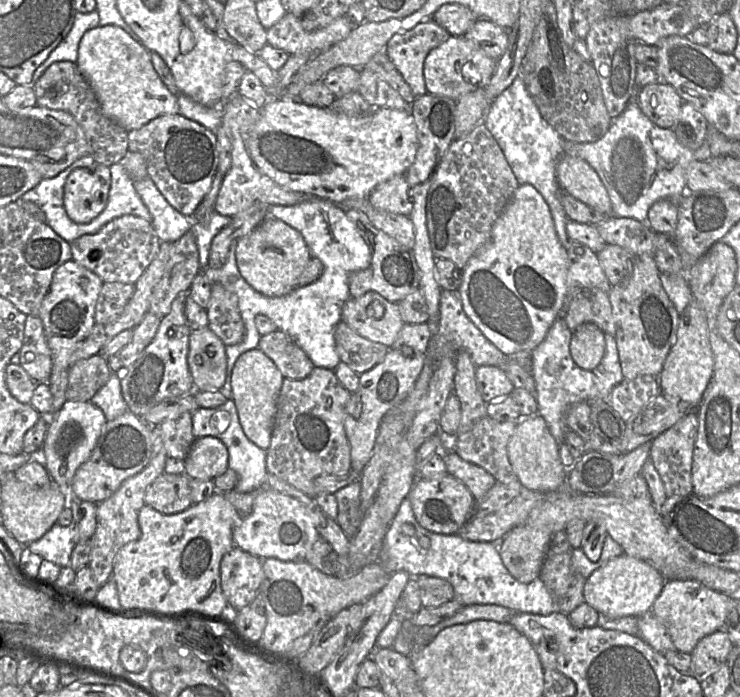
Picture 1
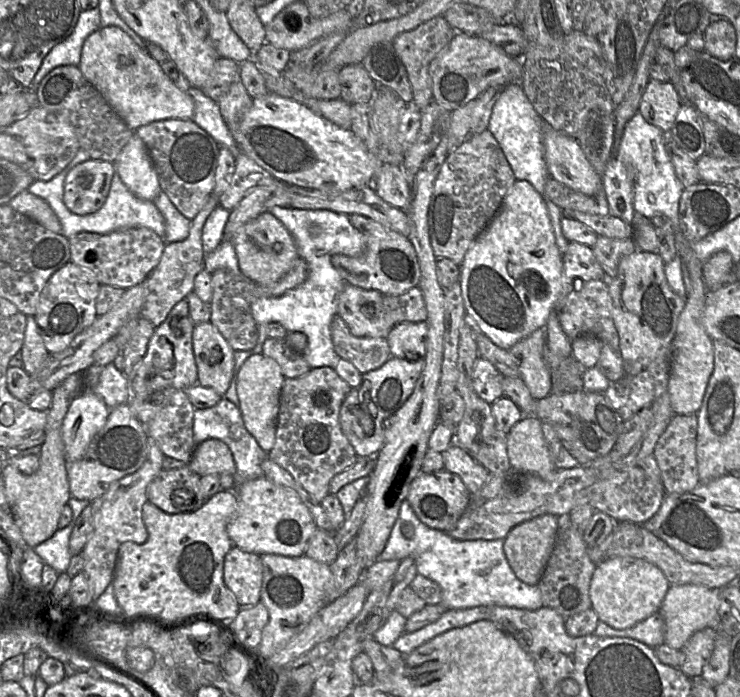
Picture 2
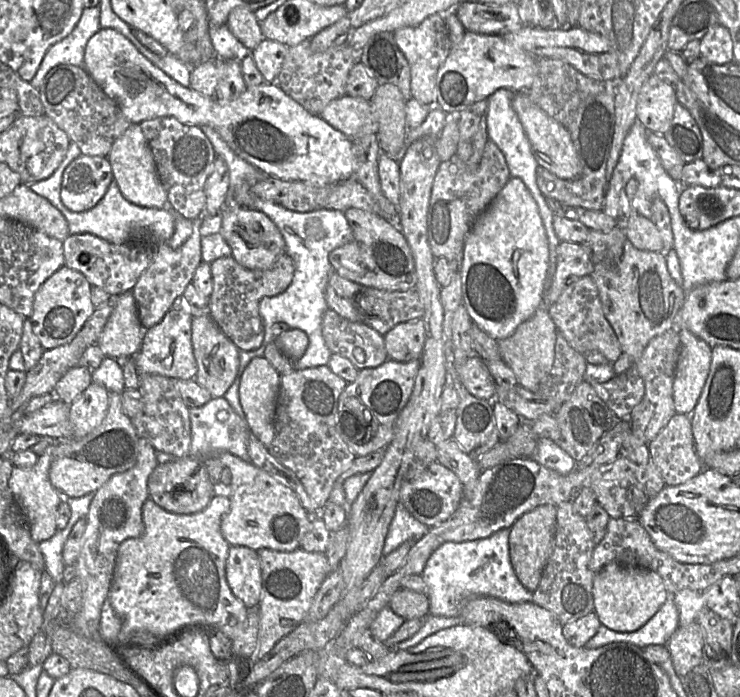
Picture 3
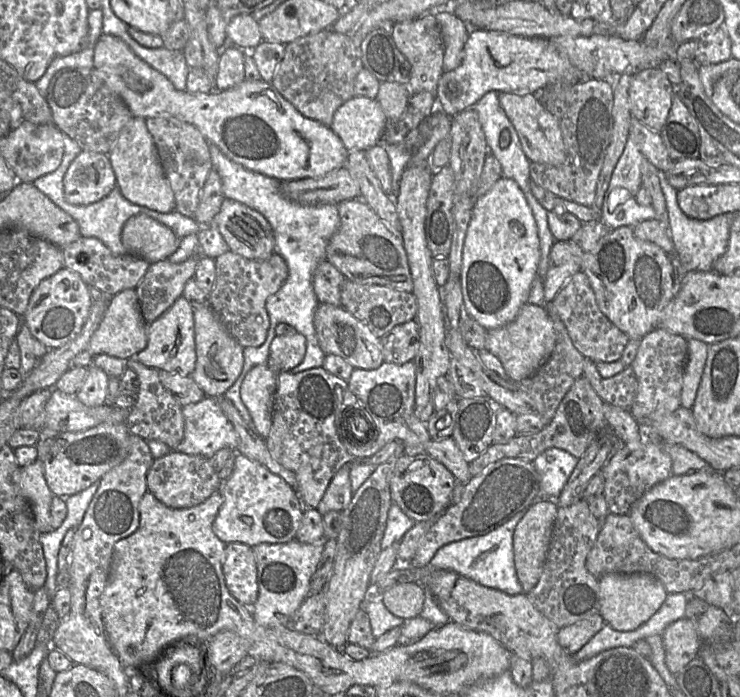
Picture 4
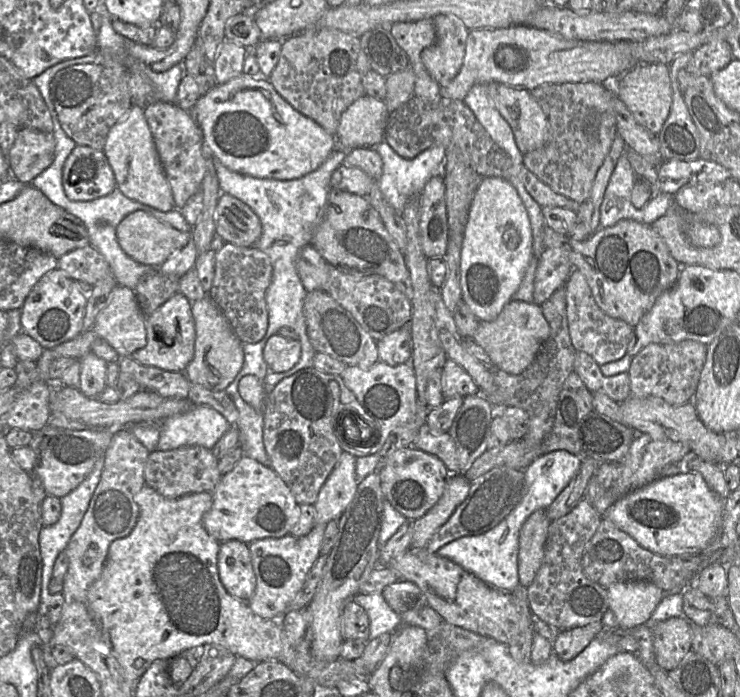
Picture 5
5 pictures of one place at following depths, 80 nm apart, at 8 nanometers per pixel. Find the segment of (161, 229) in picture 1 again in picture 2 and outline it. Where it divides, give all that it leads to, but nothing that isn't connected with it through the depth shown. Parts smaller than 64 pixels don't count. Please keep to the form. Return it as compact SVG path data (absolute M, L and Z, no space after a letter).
M160 192L153 203L165 219L164 241L174 243L185 240L189 235L191 220L179 212L164 192Z

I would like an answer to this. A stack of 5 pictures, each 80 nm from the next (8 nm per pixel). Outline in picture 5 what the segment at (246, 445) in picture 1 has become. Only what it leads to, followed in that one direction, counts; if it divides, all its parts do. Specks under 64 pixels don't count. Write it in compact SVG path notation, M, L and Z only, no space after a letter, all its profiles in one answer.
M194 405L188 412L162 421L156 450L194 445L212 449L230 426L226 418L212 407Z

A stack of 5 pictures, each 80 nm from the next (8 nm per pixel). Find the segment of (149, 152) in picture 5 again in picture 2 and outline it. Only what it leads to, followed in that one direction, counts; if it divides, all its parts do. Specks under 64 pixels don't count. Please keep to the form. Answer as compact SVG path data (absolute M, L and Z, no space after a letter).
M135 133L113 163L122 182L136 196L153 202L163 192L146 145Z

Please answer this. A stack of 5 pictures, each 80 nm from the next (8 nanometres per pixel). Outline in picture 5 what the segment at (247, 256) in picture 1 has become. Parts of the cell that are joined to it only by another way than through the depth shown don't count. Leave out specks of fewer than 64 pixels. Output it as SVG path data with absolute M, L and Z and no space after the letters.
M222 193L216 207L216 233L238 247L254 247L262 234L257 214L244 202Z

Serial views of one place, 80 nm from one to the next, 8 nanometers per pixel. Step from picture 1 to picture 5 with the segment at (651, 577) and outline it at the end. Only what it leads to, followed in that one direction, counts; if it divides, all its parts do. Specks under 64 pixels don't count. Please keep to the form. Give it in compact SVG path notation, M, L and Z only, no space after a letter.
M645 580L621 581L607 589L608 609L614 614L619 629L632 630L644 624L663 599L665 592L652 582Z

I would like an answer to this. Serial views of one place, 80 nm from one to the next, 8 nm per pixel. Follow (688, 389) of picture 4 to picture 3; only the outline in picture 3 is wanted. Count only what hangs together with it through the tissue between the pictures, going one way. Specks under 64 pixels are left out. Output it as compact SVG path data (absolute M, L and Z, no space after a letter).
M684 327L677 329L680 353L673 383L673 399L677 414L691 415L710 371L712 346Z

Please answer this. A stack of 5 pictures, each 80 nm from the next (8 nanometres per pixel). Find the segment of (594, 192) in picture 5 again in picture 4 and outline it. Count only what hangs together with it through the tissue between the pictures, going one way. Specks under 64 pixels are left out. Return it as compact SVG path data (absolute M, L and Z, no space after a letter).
M623 73L614 81L614 129L611 143L607 149L604 164L600 172L596 195L592 208L601 213L605 193L613 171L625 149L629 137L632 113L629 103L629 87L635 73Z

